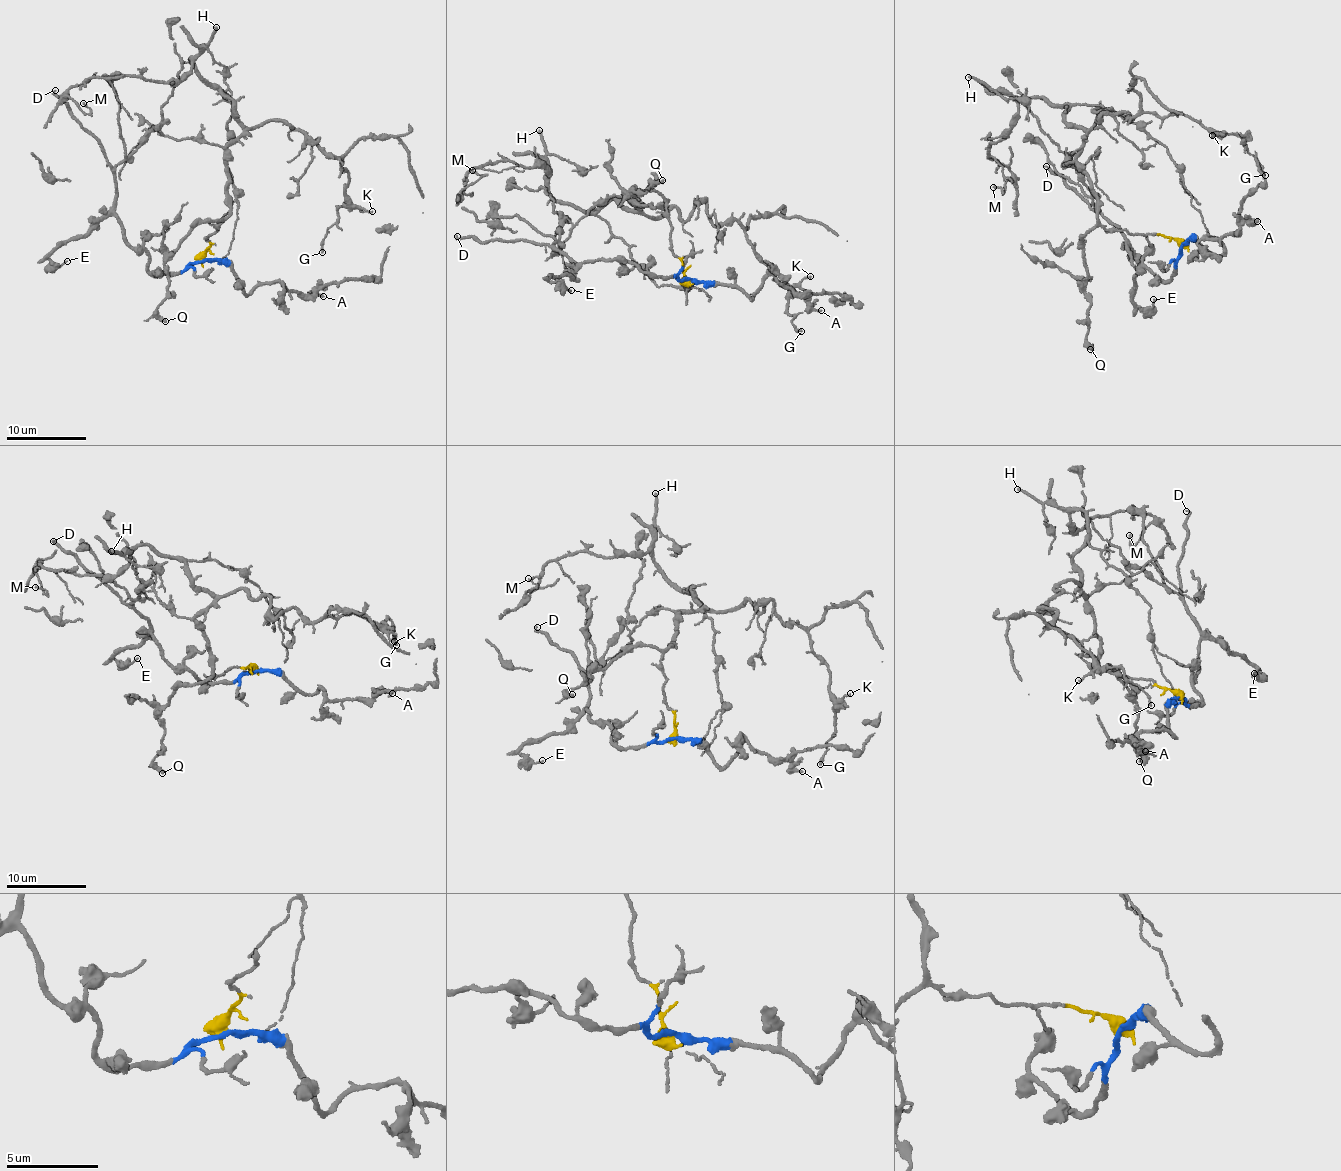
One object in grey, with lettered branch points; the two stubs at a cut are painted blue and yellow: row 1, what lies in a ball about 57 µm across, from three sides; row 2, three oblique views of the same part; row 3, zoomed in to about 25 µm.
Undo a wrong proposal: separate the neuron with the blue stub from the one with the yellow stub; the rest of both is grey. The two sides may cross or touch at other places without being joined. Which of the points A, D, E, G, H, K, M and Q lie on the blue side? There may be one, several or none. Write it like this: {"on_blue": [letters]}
{"on_blue": ["A", "D", "E"]}

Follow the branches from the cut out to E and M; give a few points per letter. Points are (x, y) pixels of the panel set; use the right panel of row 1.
E: (1181, 246), (1167, 281), (1138, 270), (1129, 246), (1138, 269), (1134, 301), (1144, 308), (1153, 298)
M: (1181, 246), (1100, 225), (1067, 105), (1018, 104), (988, 144), (1011, 173), (992, 187)

